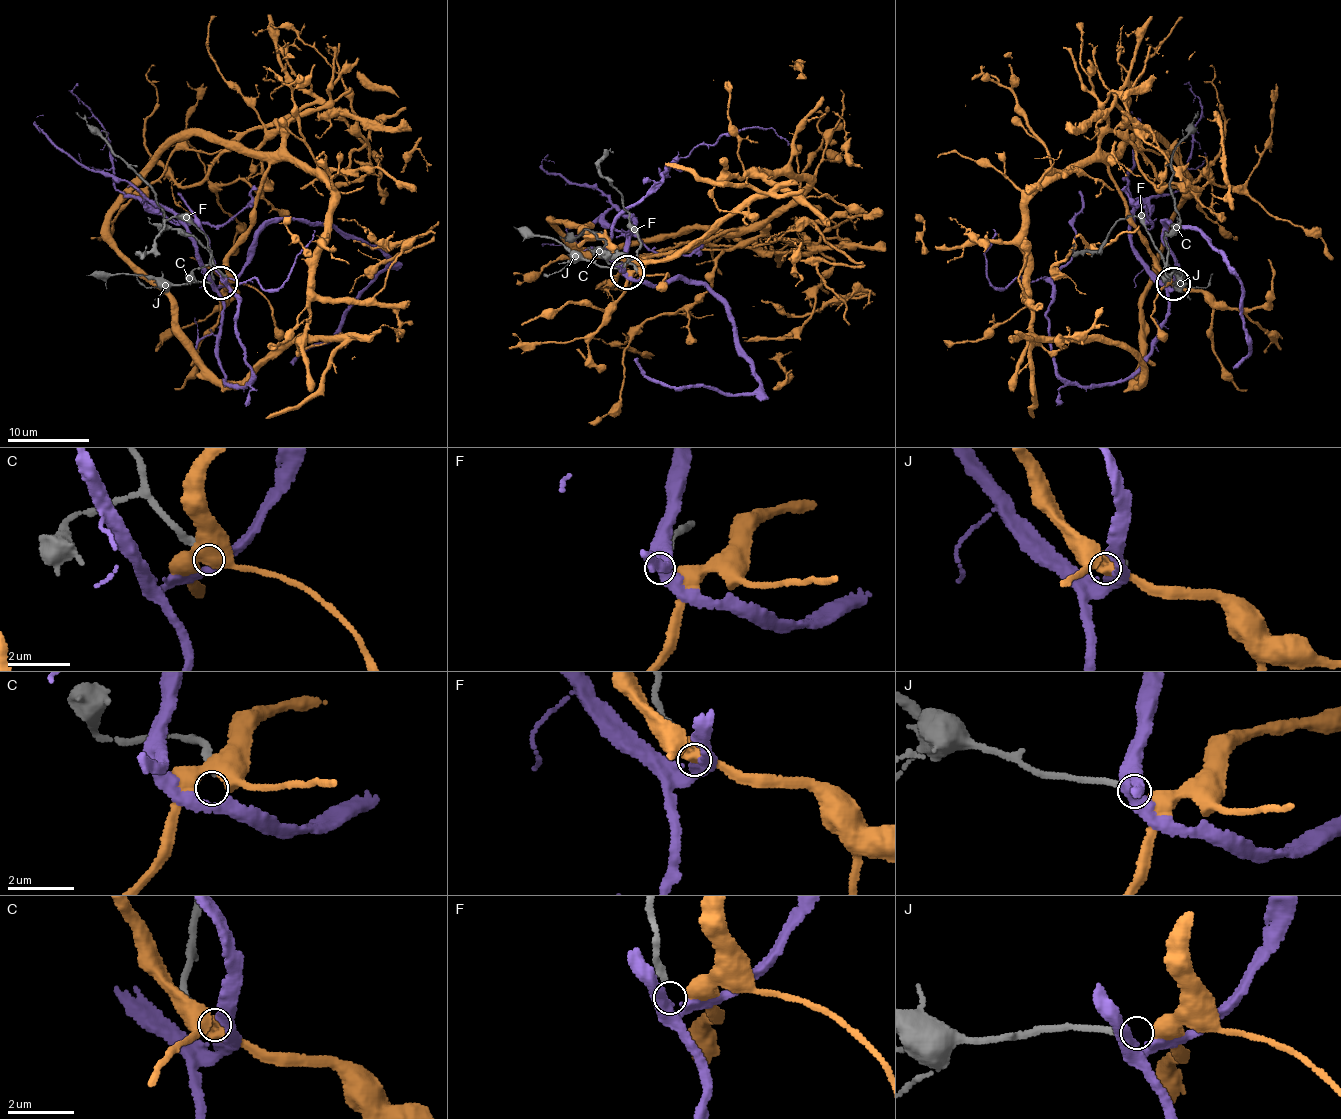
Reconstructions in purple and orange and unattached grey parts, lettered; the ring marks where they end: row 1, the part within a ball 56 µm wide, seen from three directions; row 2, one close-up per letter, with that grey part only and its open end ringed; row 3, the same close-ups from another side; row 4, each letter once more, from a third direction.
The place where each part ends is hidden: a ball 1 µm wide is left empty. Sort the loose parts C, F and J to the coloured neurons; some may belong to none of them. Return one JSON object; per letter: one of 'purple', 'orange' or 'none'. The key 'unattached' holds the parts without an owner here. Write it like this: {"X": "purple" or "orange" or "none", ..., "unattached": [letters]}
{"C": "none", "F": "none", "J": "orange", "unattached": ["C", "F"]}

